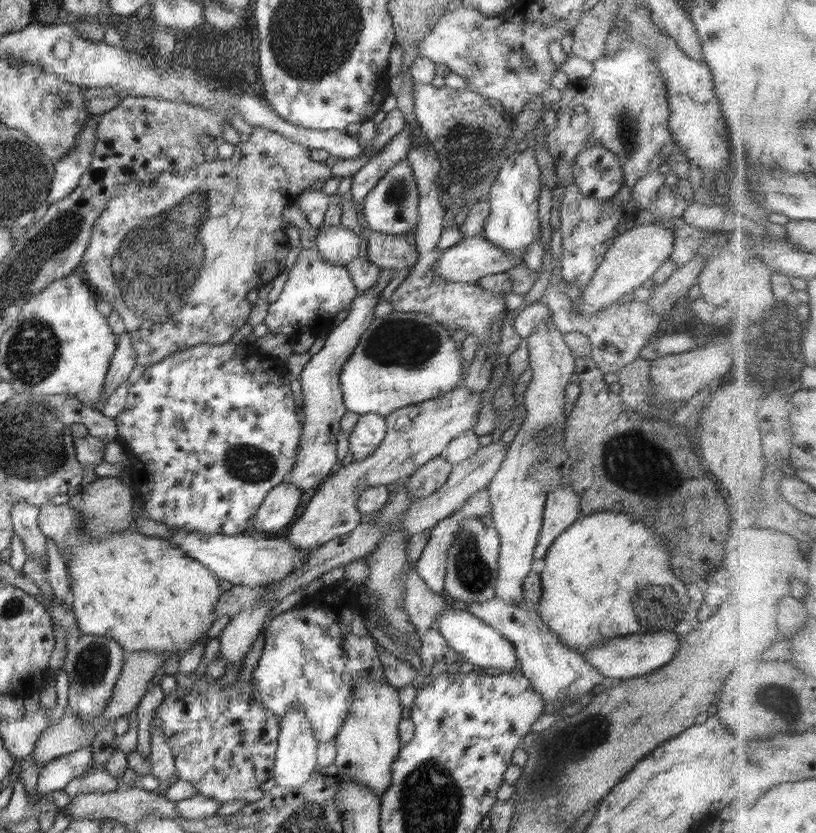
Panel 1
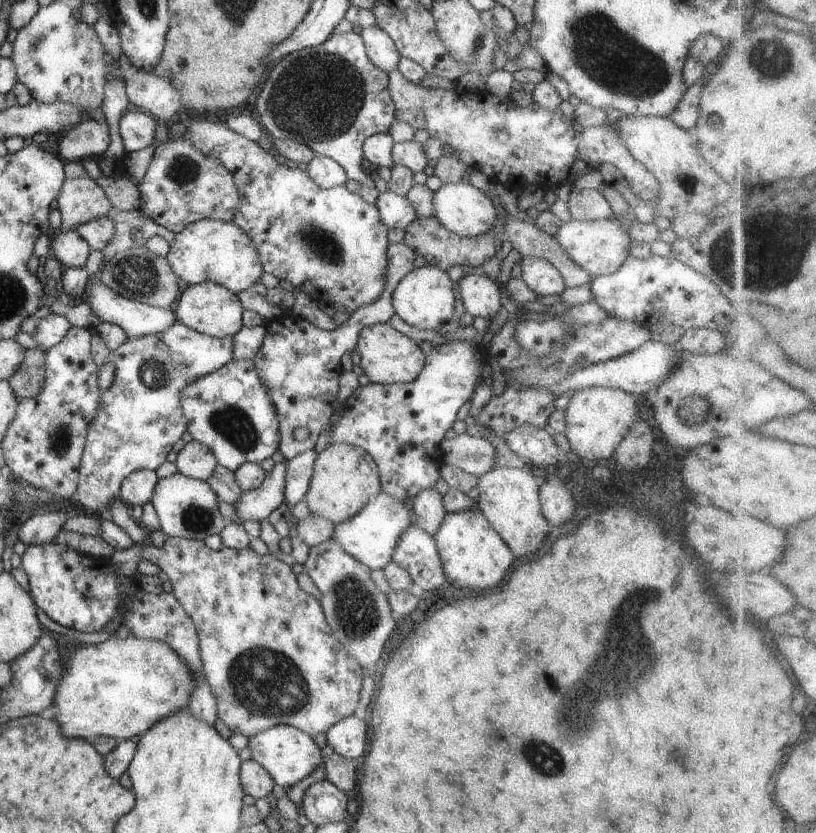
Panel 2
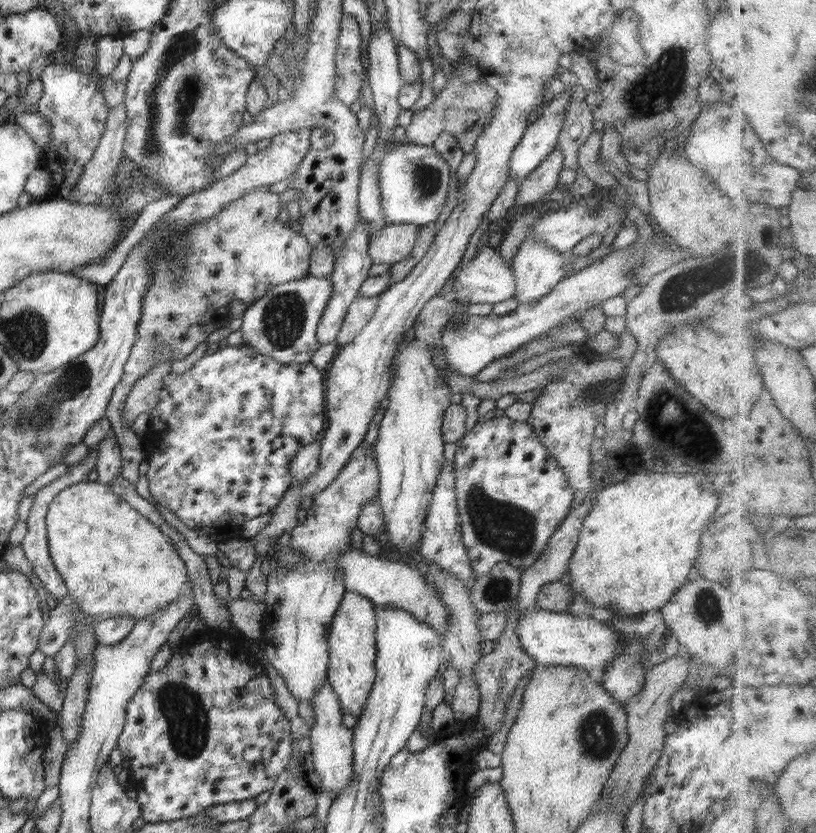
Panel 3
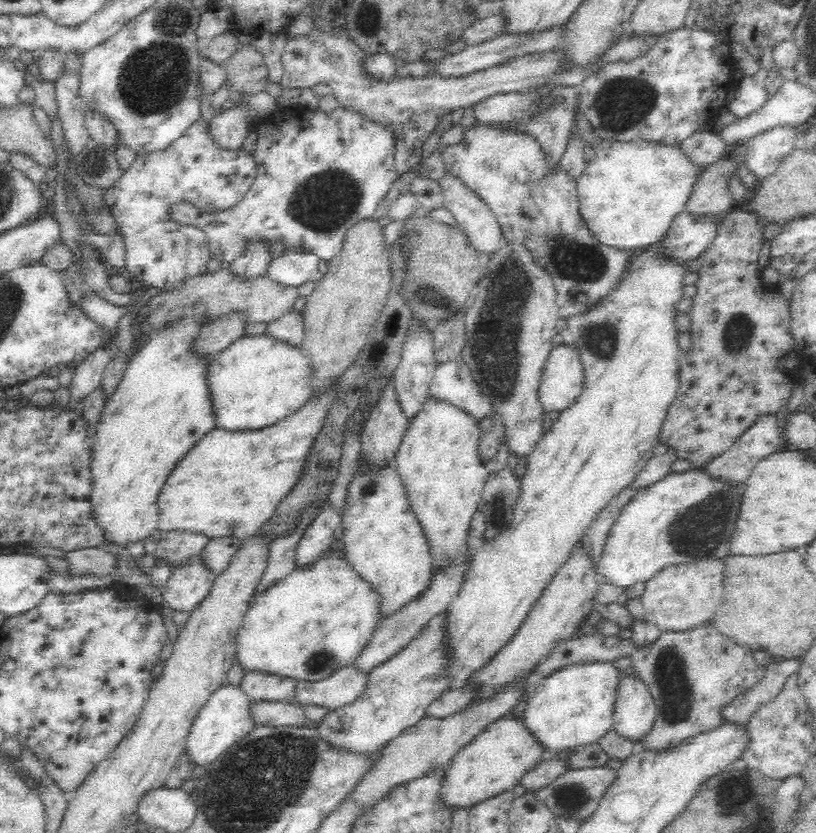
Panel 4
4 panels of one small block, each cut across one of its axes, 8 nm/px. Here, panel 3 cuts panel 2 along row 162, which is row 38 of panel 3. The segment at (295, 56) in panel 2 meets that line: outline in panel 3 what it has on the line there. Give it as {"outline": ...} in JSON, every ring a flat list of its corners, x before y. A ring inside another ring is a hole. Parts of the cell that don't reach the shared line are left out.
{"outline":[[343,14,338,33,338,46,335,52,337,75,335,78,335,94,344,104,350,106,357,98,361,98,361,88,366,80,366,63,362,52,364,44,359,25,350,14]]}

